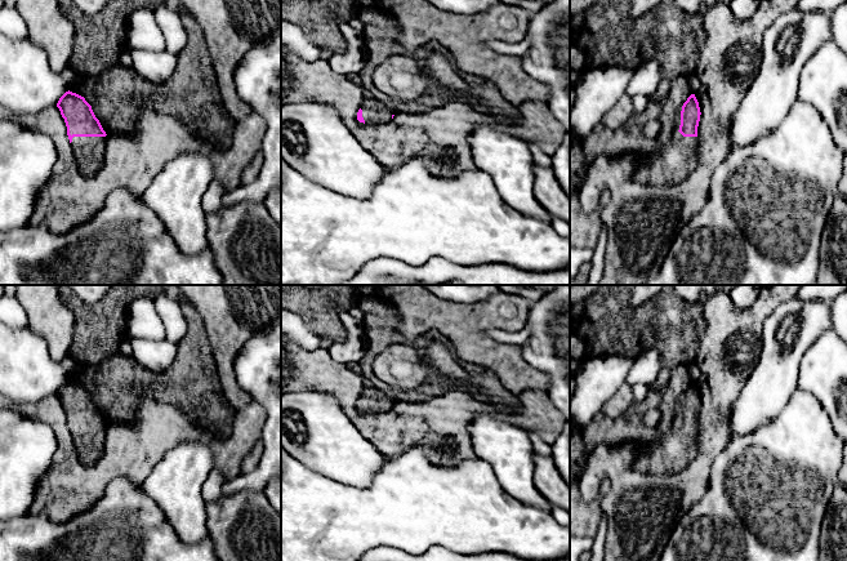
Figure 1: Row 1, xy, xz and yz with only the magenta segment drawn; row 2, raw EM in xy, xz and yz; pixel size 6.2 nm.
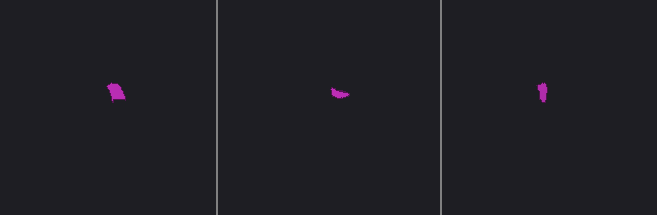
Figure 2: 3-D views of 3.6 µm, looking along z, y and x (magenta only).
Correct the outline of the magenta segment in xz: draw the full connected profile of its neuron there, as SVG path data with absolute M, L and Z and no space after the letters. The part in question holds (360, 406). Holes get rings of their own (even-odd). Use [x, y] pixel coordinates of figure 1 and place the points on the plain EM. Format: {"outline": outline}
{"outline": "M365 380L362 396L357 401L357 409L364 413L384 413L393 408L394 400L376 387L370 380Z"}

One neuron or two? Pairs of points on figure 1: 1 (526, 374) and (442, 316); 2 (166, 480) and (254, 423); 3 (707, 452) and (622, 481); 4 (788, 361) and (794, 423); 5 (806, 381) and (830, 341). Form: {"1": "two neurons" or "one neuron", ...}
{"1": "one neuron", "2": "two neurons", "3": "one neuron", "4": "two neurons", "5": "one neuron"}

